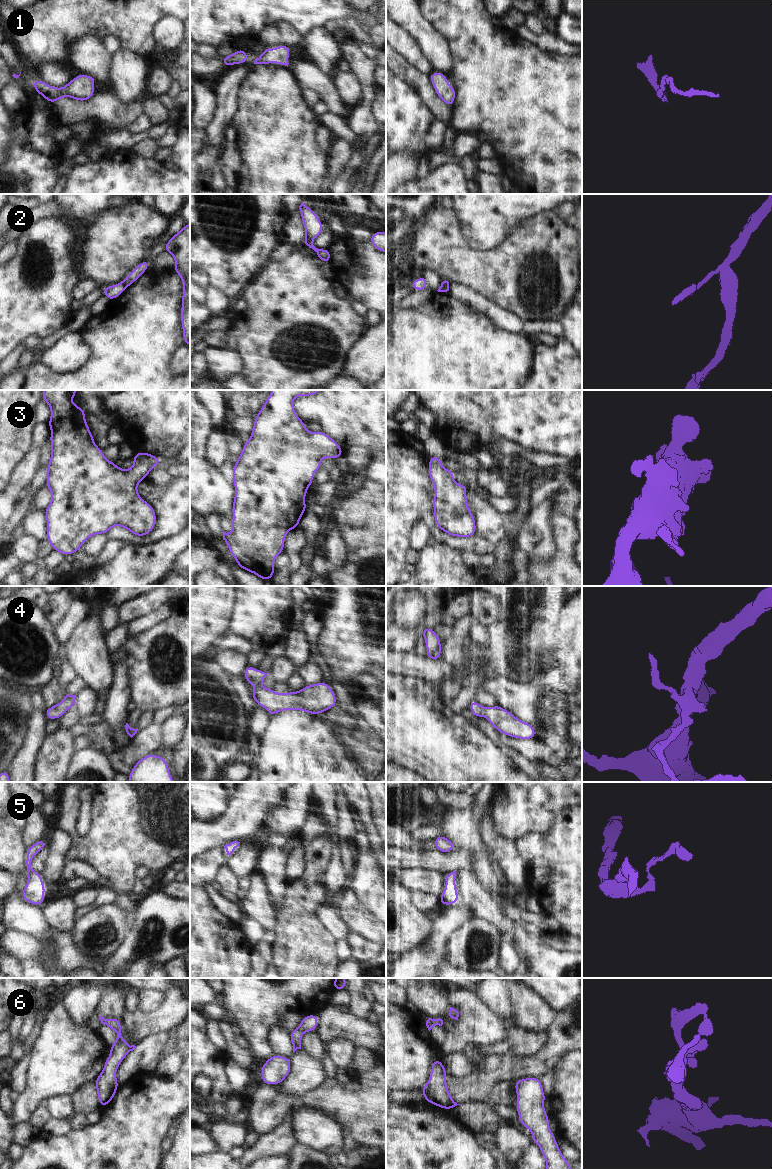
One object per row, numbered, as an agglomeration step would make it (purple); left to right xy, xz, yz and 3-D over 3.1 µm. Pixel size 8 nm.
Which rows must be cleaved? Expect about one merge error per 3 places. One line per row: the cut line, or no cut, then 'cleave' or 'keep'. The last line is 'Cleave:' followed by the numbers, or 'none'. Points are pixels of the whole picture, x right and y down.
1: no cut | keep
2: xy (121, 282), (126, 287) | cleave
3: no cut | keep
4: no cut | keep
5: no cut | keep
6: no cut | keep
Cleave: 2

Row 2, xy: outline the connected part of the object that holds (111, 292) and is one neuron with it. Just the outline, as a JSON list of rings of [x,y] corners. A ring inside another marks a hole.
[[[119,282],[116,285],[111,285],[103,288],[103,295],[106,296],[110,301],[118,298],[127,287],[124,286],[122,282]]]

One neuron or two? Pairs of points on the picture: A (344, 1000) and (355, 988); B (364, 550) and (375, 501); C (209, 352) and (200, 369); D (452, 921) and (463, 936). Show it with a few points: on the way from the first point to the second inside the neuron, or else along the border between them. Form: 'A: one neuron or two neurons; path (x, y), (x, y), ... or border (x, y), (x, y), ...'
A: two neurons; border (345, 988), (349, 995), (348, 1006)
B: one neuron; path (375, 538), (375, 513)
C: two neurons; border (200, 351), (207, 370)
D: two neurons; border (464, 922), (453, 932), (447, 942), (446, 949)

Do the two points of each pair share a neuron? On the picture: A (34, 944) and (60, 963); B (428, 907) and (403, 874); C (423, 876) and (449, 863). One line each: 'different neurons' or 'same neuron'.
A: same neuron
B: different neurons
C: different neurons

